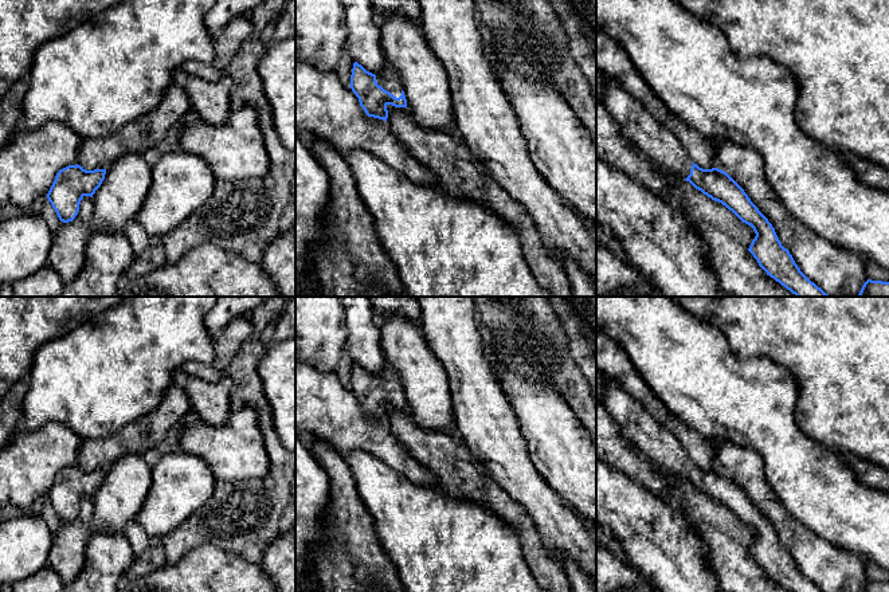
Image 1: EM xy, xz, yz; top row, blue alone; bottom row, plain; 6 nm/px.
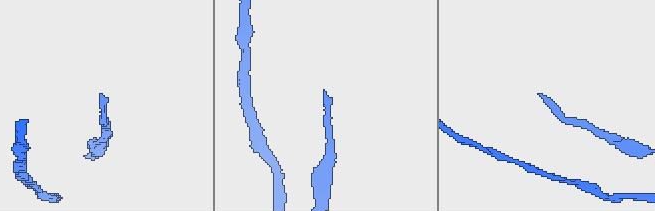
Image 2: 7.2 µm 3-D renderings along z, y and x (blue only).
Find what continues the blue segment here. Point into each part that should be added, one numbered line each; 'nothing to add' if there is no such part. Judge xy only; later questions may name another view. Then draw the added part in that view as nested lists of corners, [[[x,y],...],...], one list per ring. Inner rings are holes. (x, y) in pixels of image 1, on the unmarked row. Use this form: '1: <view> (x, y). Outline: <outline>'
nothing to add

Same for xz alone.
1: xz (388, 380). Outline: [[[385,365],[384,371],[376,376],[376,383],[393,397],[399,399],[402,396],[402,380],[392,366]]]

